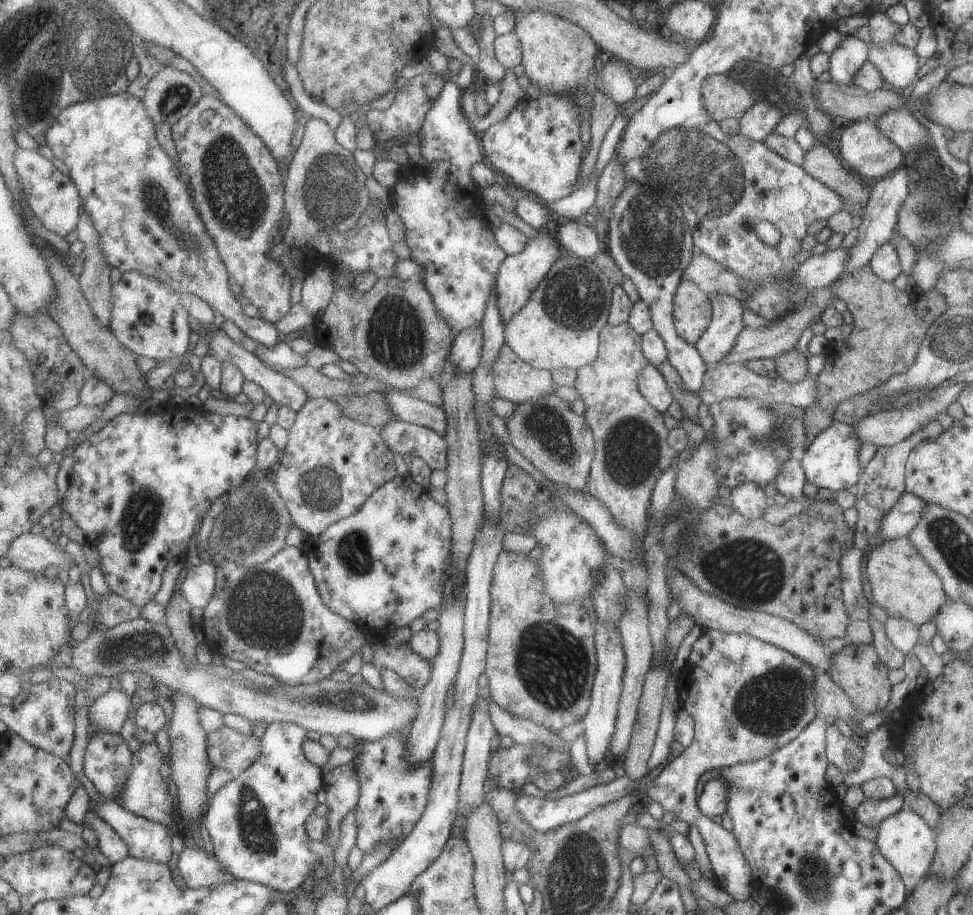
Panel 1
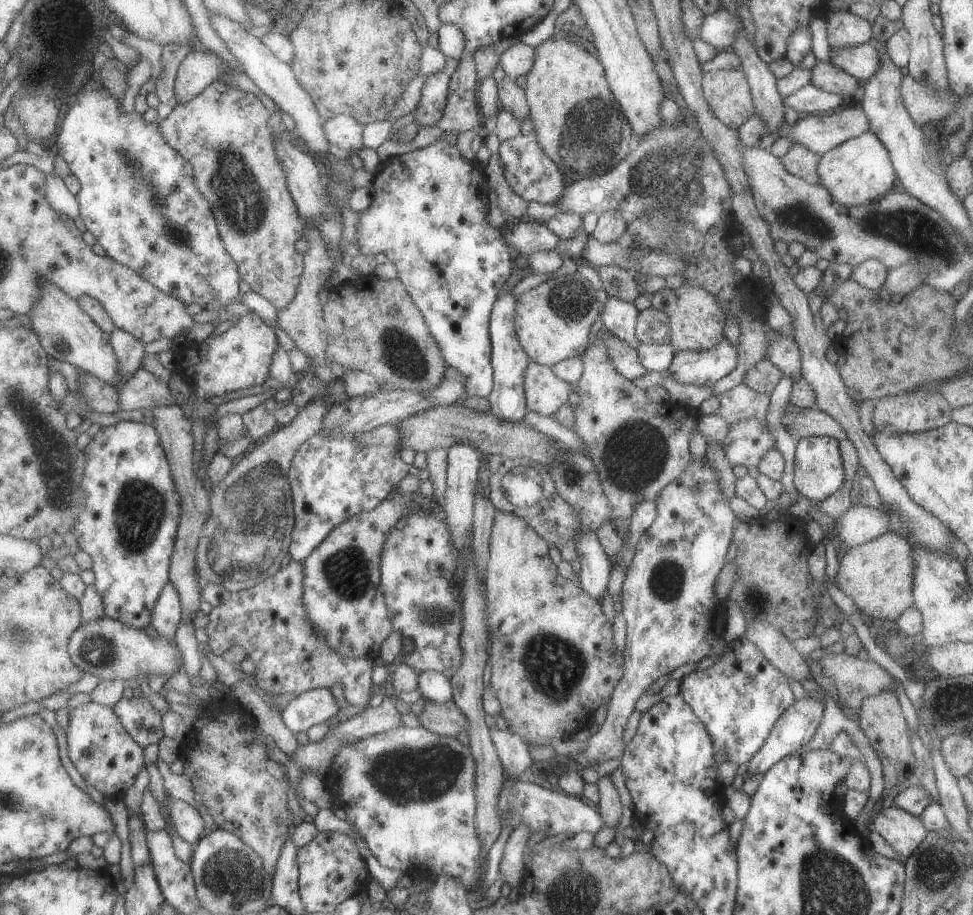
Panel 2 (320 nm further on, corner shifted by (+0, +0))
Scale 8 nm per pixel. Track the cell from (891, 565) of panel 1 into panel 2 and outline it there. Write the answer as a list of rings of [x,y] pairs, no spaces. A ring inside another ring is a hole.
[[[887,532],[855,546],[843,554],[839,560],[835,582],[839,590],[852,599],[857,610],[865,612],[872,620],[895,621],[907,608],[913,604],[913,556],[911,544],[899,534]]]

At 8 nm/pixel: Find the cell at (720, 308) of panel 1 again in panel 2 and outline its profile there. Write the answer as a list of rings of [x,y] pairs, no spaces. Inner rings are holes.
[[[724,335],[710,350],[675,351],[668,372],[677,382],[712,387],[735,369],[736,347]]]

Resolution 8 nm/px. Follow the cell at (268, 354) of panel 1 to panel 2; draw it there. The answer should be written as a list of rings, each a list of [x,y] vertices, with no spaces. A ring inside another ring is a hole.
[[[249,311],[239,317],[233,326],[221,332],[214,332],[203,342],[199,342],[195,350],[189,348],[185,352],[185,346],[182,346],[183,358],[179,358],[179,354],[175,356],[175,372],[183,376],[183,380],[190,388],[190,404],[200,404],[227,392],[263,384],[268,377],[277,344],[271,326],[261,321],[257,314]]]

